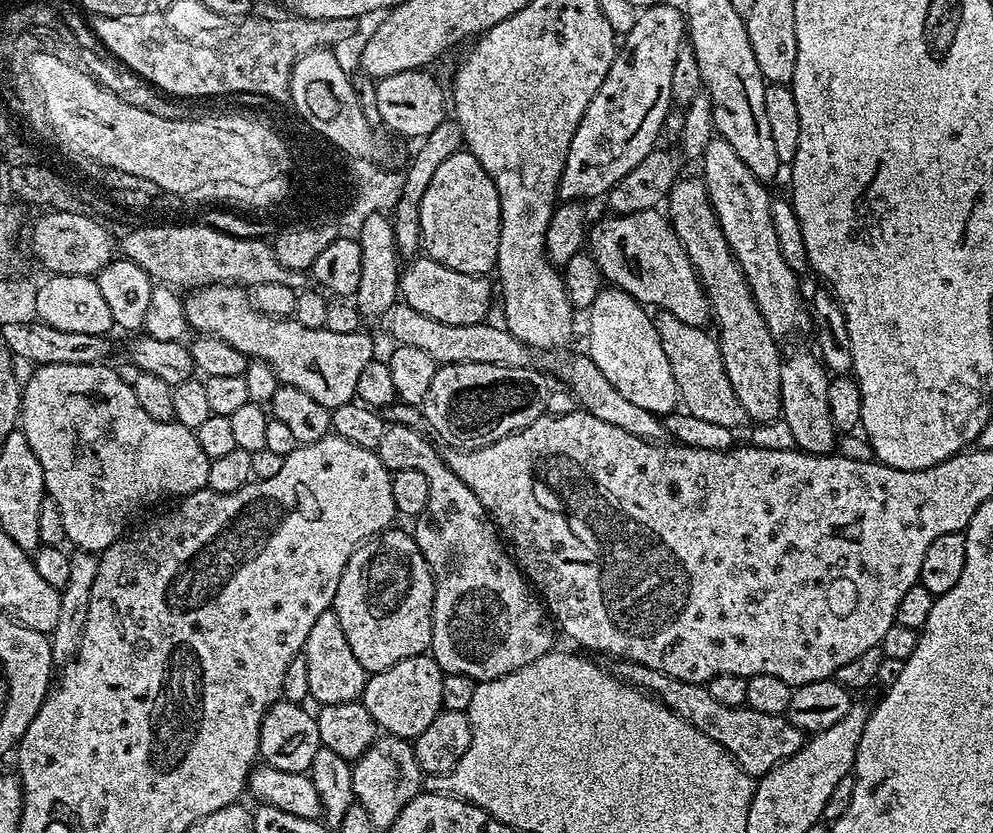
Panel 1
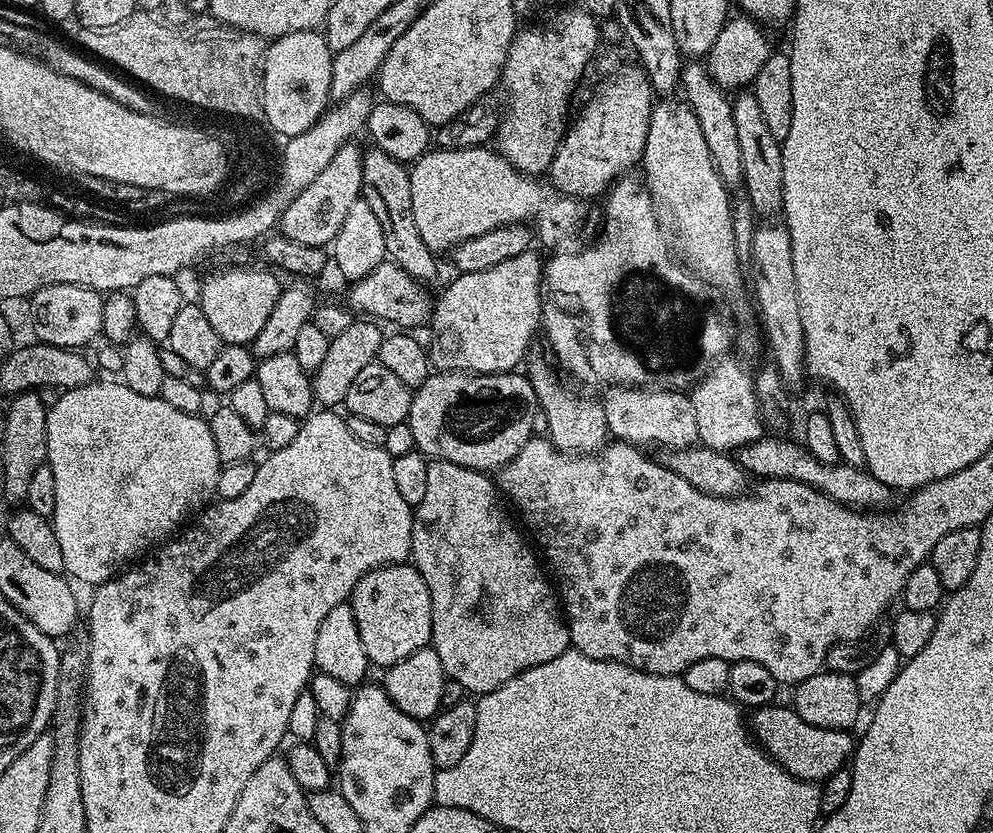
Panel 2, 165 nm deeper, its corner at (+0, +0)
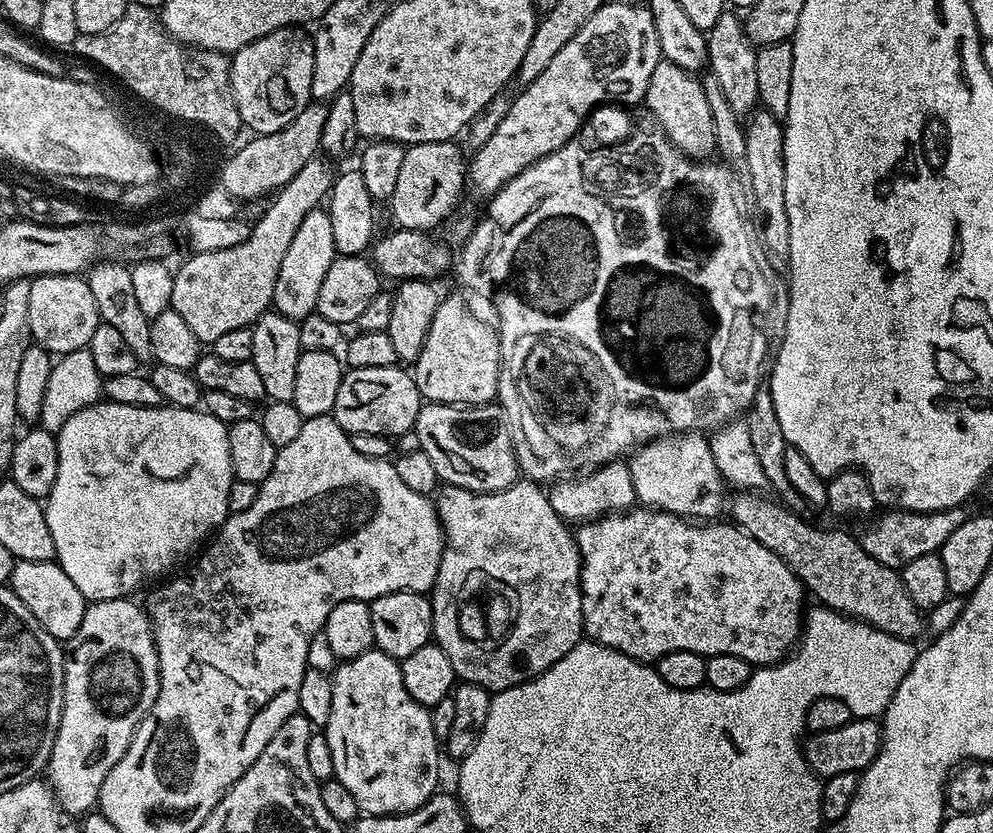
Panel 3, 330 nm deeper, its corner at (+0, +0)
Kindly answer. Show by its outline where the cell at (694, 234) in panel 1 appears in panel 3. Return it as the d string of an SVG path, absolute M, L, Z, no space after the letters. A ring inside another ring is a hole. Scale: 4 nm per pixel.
M661 58L658 66L654 66L654 74L650 74L650 86L646 86L643 103L654 114L673 146L685 156L708 158L716 152L713 115L701 81L693 73Z

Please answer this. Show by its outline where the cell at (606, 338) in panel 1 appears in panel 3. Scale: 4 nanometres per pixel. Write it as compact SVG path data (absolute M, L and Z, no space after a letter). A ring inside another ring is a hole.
M693 430L683 434L673 434L655 442L640 445L631 453L628 469L634 482L636 499L645 508L657 512L669 512L675 516L691 518L696 522L712 522L717 519L720 511L725 511L726 496L724 488L726 481L720 476L718 466L715 465L714 455L711 454L709 441L699 431Z

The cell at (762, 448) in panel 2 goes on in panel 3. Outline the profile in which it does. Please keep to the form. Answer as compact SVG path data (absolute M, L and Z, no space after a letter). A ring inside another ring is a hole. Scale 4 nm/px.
M965 505L938 512L910 512L904 509L889 509L874 525L859 537L863 549L887 568L902 569L916 558L932 552L937 553L946 538L966 522Z

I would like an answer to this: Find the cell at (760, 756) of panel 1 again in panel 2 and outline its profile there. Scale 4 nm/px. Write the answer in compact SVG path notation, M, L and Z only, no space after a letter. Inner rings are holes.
M773 702L750 712L750 735L760 745L763 755L780 764L794 778L805 782L823 782L849 763L854 752L854 736L843 728L823 728L802 722L787 703Z

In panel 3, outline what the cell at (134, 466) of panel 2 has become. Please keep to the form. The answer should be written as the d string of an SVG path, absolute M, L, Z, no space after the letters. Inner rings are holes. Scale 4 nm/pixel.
M113 400L99 403L91 402L84 409L78 410L72 417L67 418L65 424L60 428L56 436L58 478L44 504L46 522L50 526L50 538L54 538L55 563L59 564L62 570L66 570L70 582L74 582L74 586L78 586L78 590L82 590L84 599L88 602L122 600L131 597L136 594L132 592L138 591L143 584L151 585L176 570L171 570L171 568L178 567L188 555L191 557L228 519L230 515L228 499L230 498L230 486L234 479L230 442L228 441L229 425L218 422L218 418L214 418L210 413L195 408L174 408L171 406L159 408L122 406Z

